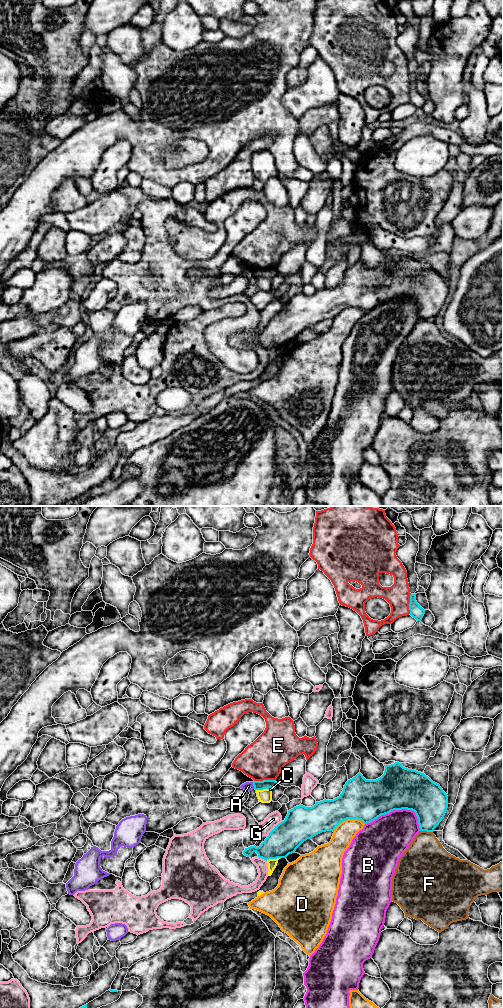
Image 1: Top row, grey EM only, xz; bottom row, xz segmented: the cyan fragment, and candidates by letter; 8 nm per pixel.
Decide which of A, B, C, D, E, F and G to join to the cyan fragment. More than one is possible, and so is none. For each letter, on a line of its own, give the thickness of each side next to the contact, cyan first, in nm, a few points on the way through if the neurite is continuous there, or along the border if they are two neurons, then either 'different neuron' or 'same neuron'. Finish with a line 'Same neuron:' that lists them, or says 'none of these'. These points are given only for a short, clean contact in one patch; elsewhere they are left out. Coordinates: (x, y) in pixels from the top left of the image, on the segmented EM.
A: calibres 80 and 70 nm; border xz (252, 782), (254, 788); different neuron
B: calibres 340 and 360 nm; different neuron
C: calibres 80 and 110 nm; different neuron
D: calibres 340 and 160 nm; border xz (364, 823), (357, 819), (345, 819), (333, 831); different neuron
E: calibres 80 and 320 nm; different neuron
F: calibres 300 and 360 nm; different neuron
G: calibres 280 and 110 nm; different neuron
Same neuron: none of these

